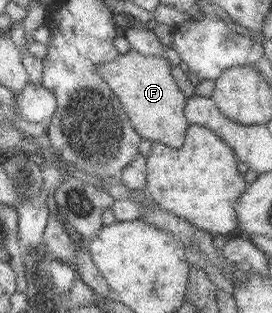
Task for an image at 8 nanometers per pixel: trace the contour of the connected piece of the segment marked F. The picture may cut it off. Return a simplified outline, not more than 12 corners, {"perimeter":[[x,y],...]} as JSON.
{"perimeter":[[131,48],[99,74],[146,140],[182,149],[189,97]]}

